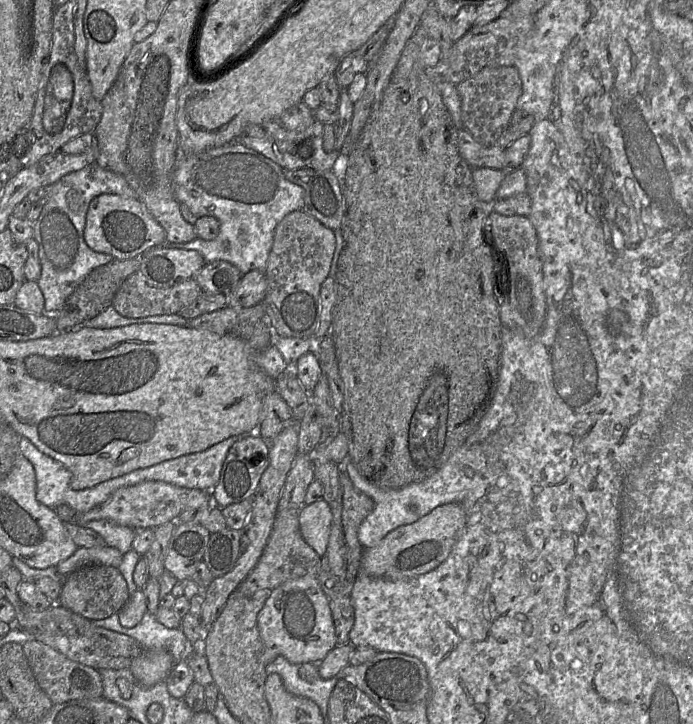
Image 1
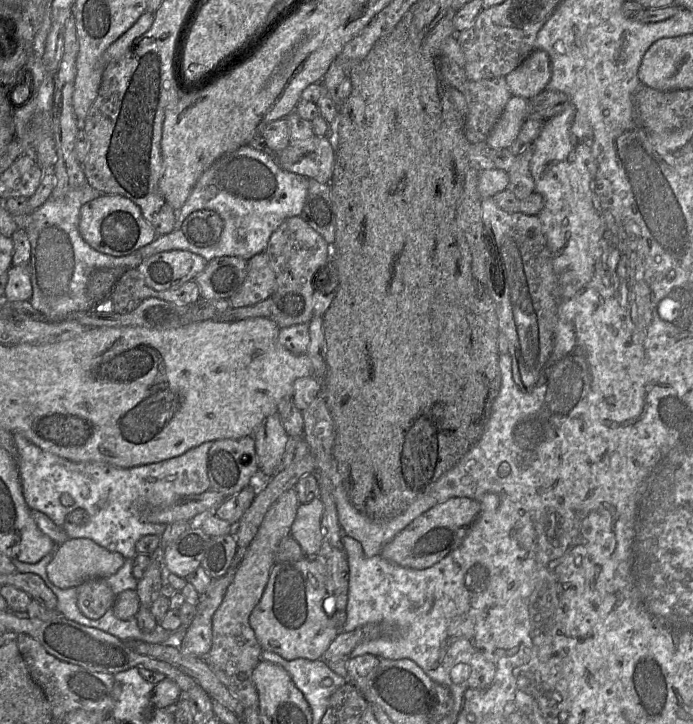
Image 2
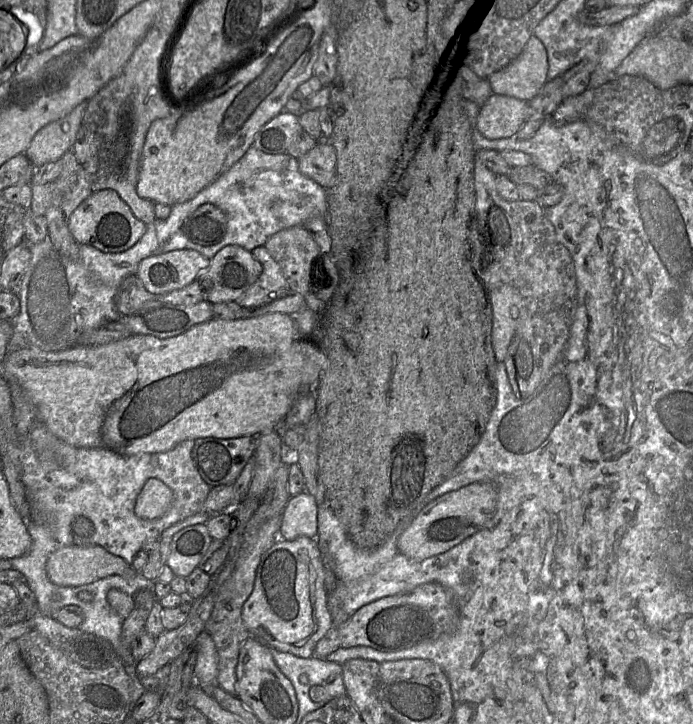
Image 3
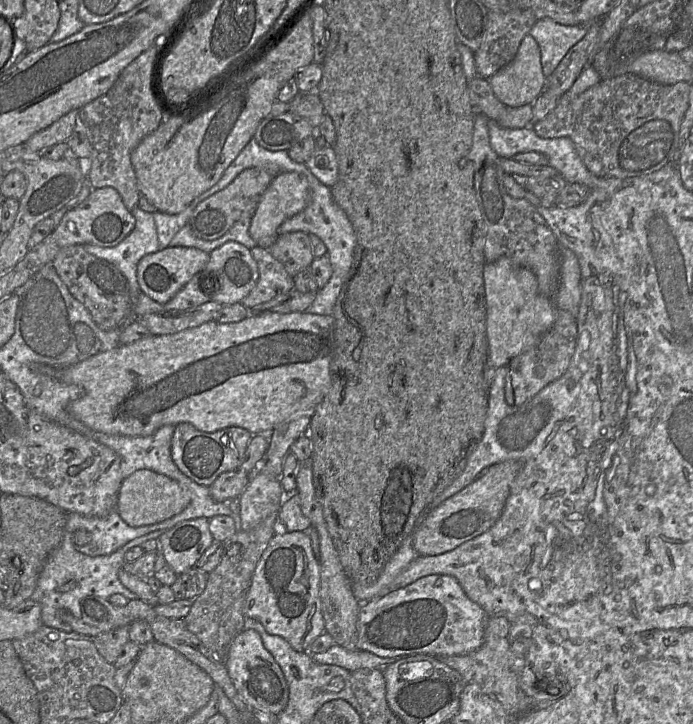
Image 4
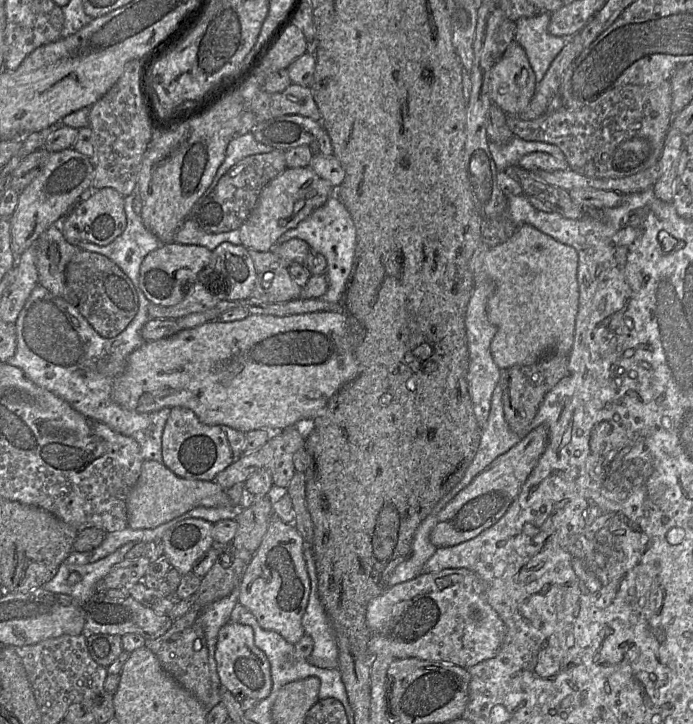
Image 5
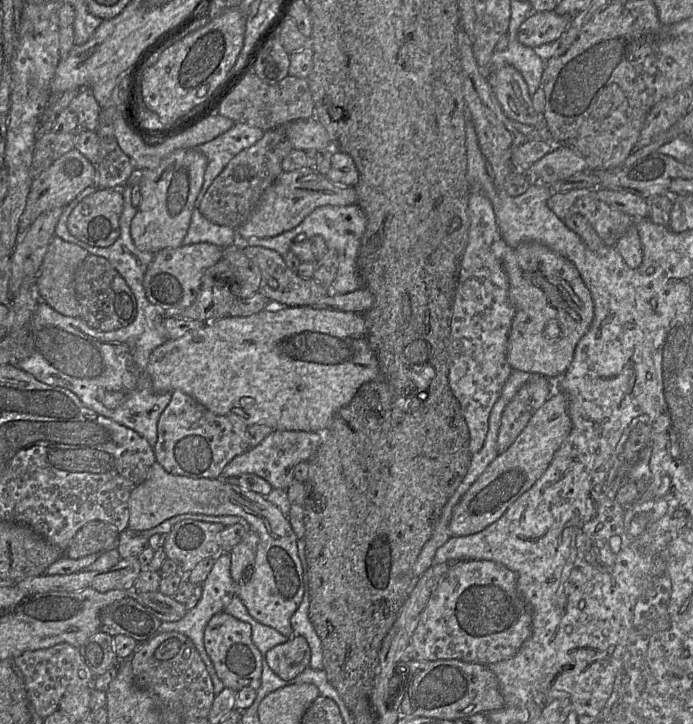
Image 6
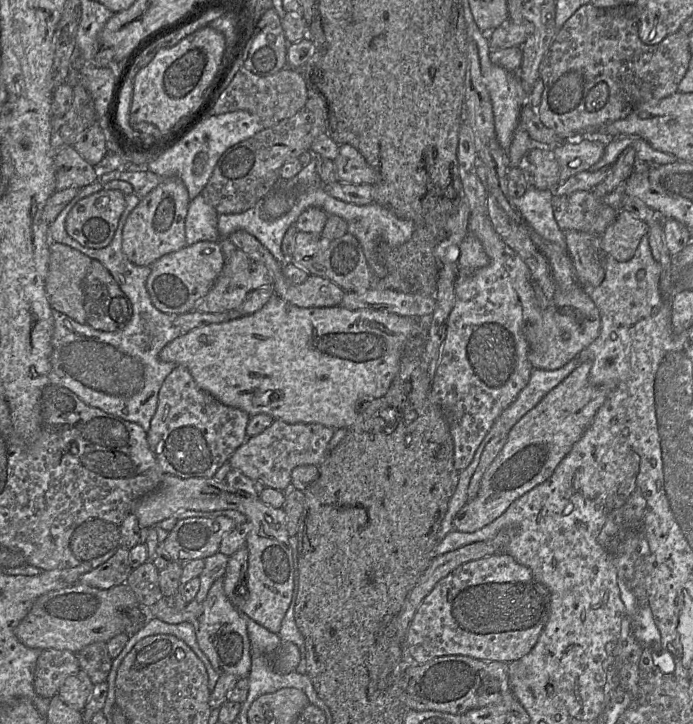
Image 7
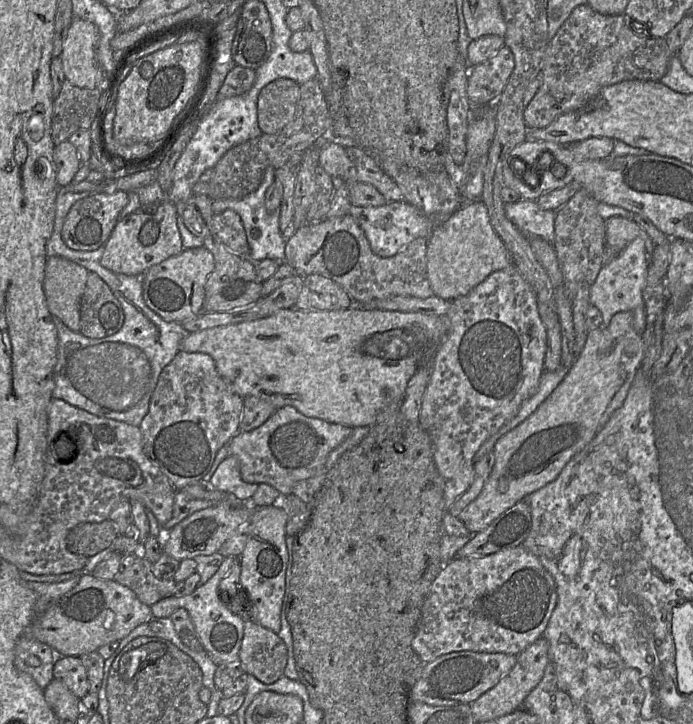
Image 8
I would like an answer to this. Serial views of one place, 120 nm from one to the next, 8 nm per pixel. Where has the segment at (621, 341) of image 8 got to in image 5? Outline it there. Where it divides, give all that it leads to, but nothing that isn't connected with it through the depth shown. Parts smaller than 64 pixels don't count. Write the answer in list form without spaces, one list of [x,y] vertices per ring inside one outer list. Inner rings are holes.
[[[542,425],[531,430],[519,443],[497,457],[442,509],[430,533],[430,542],[436,548],[454,546],[476,537],[496,523],[518,497],[548,443],[548,428]]]

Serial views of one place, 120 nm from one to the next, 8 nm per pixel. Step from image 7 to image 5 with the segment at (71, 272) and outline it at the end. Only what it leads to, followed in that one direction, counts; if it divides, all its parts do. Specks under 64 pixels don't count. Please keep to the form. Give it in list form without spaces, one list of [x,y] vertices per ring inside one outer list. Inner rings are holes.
[[[53,224],[39,236],[35,249],[38,284],[53,295],[68,300],[65,269],[80,248],[68,243]]]

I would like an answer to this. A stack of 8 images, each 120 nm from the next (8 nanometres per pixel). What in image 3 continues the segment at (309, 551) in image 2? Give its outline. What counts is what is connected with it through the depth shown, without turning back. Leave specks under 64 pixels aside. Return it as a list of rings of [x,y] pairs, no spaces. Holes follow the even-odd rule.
[[[302,492],[290,497],[283,513],[280,538],[294,540],[299,537],[316,539],[318,534],[318,504],[314,497]]]

